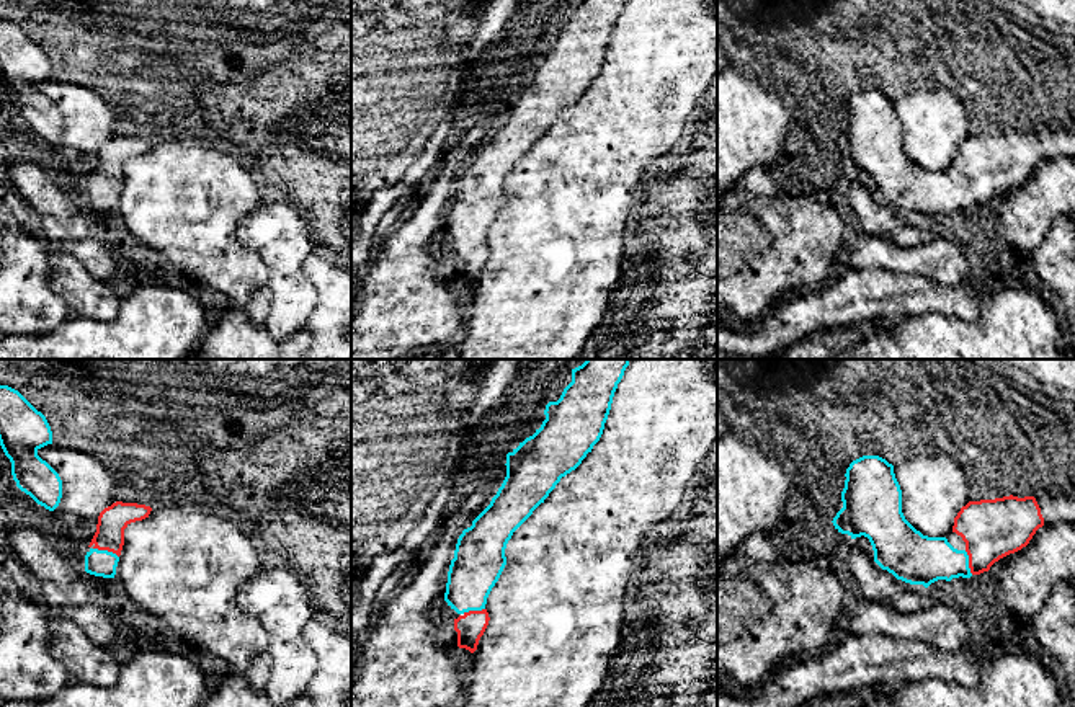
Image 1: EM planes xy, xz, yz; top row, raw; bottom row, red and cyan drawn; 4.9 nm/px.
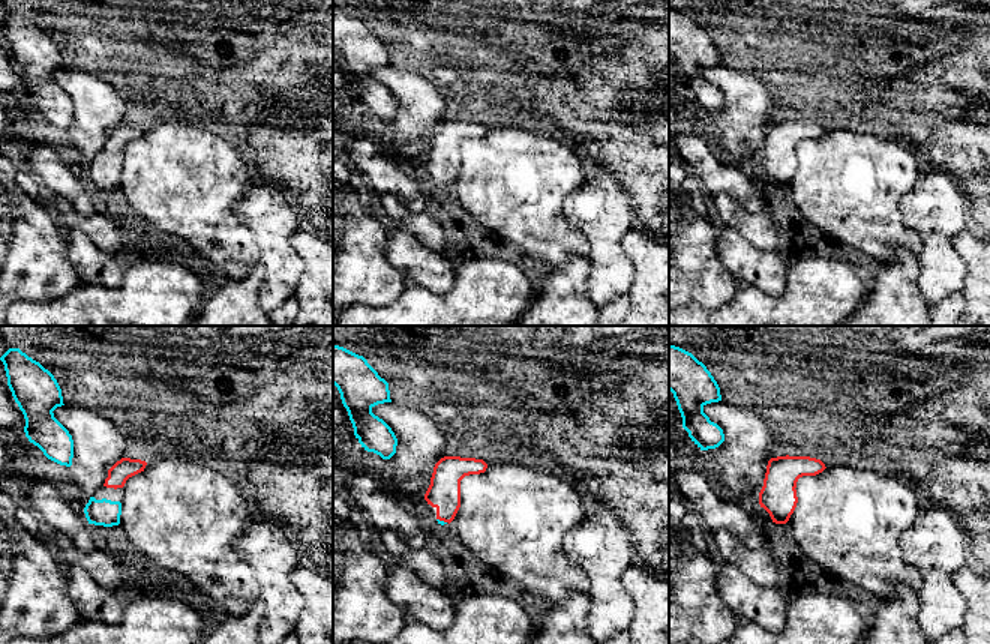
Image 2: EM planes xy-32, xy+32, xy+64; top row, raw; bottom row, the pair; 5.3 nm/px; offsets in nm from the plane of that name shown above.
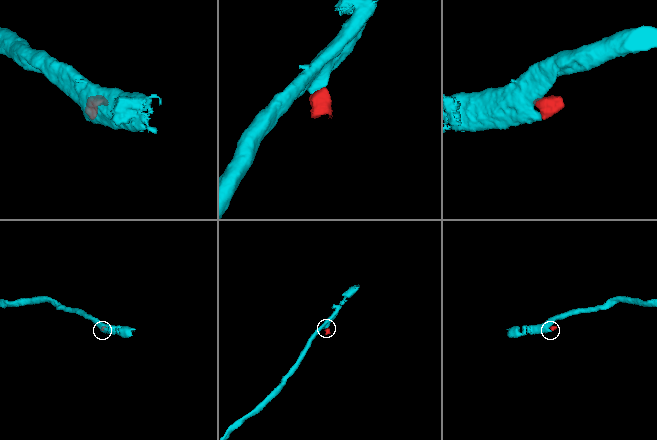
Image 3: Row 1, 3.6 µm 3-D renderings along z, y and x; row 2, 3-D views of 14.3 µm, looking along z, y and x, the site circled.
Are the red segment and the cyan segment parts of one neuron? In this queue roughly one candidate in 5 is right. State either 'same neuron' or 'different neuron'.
same neuron

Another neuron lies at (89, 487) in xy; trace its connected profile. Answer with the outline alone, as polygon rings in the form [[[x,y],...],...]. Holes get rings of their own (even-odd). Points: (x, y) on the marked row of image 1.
[[[47,444],[38,449],[62,480],[62,498],[54,509],[64,526],[64,534],[90,545],[100,513],[119,501],[119,485],[95,456],[77,449],[64,449]]]

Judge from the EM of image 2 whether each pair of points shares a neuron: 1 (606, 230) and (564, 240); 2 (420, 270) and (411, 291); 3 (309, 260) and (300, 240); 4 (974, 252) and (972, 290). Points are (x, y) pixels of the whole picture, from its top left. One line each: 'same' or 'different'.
1: different
2: different
3: same
4: same

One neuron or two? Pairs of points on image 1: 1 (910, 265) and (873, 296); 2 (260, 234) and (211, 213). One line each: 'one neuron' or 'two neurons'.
1: two neurons
2: two neurons

